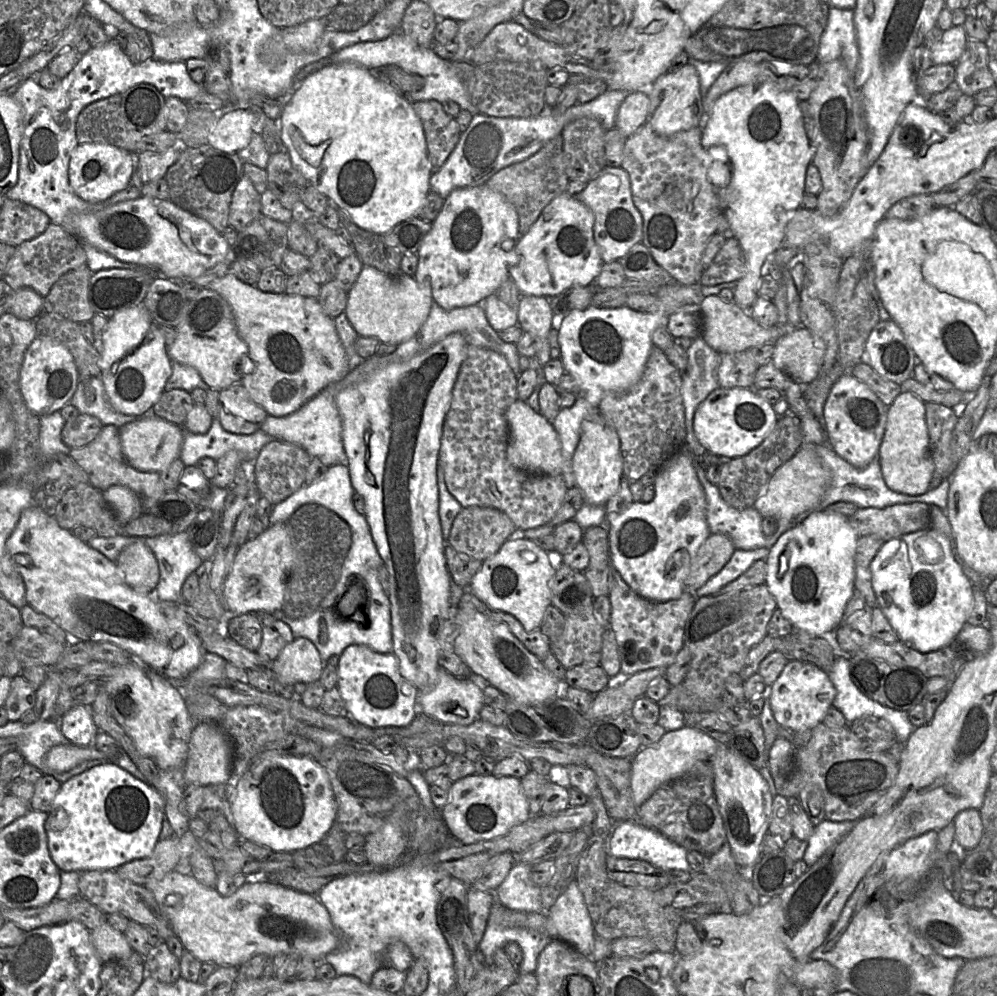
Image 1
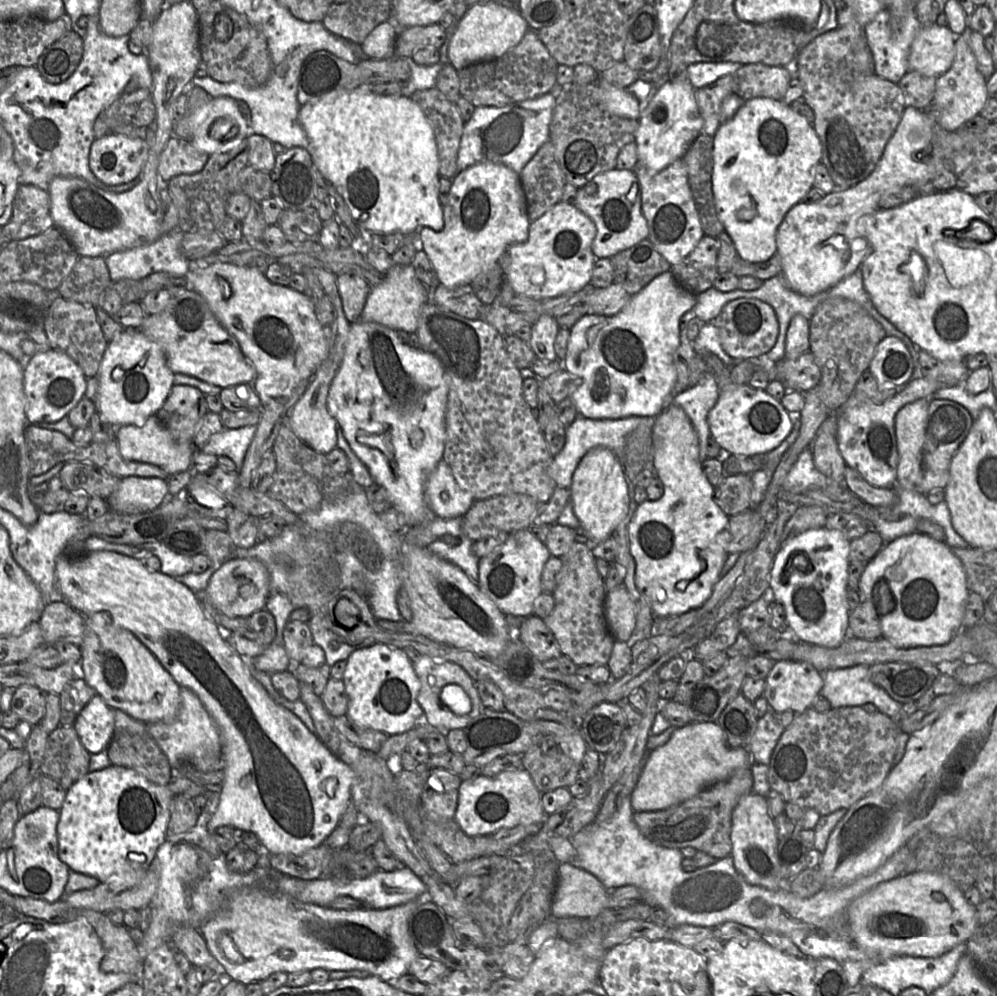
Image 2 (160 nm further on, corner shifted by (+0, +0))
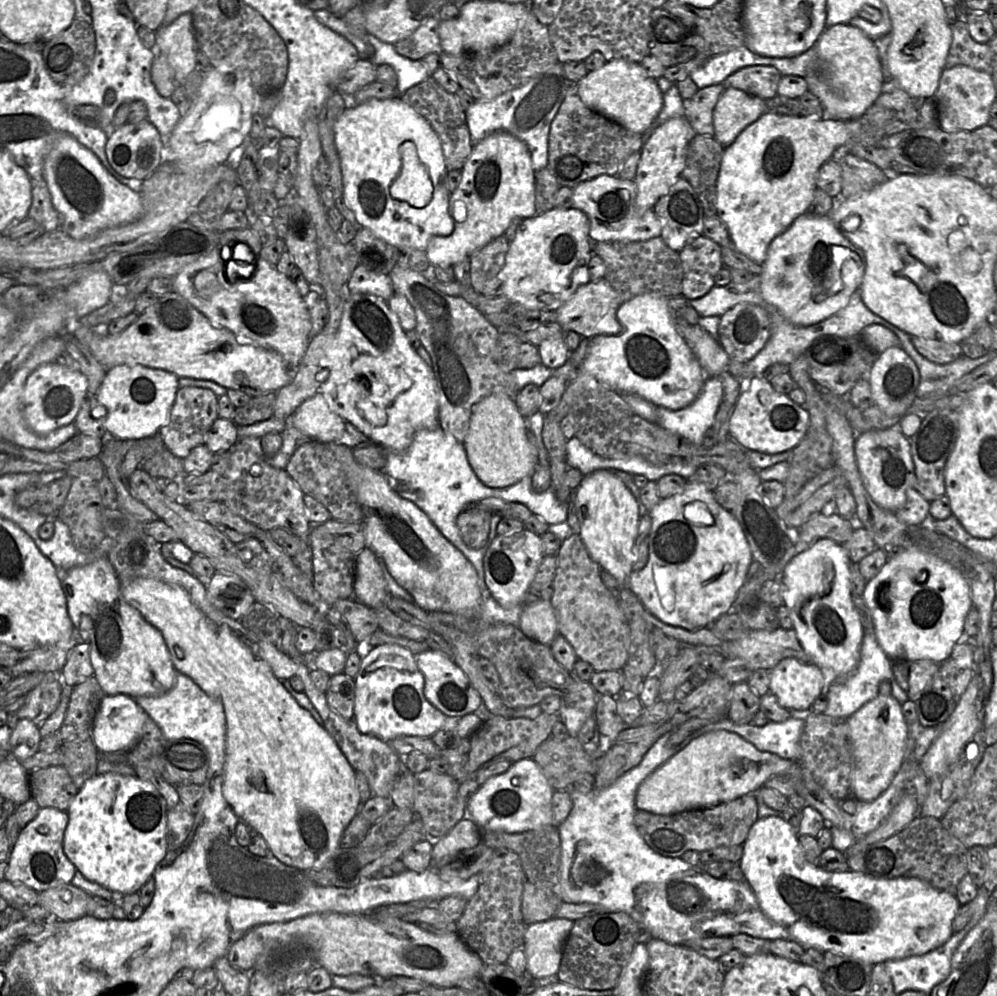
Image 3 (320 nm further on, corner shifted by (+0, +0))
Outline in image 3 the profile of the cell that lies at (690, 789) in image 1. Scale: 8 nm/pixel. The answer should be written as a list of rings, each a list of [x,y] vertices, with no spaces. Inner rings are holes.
[[[748,793],[711,808],[687,810],[676,814],[659,815],[636,808],[634,823],[648,846],[666,857],[681,857],[687,851],[713,849],[719,846],[742,845],[758,820],[755,793]]]

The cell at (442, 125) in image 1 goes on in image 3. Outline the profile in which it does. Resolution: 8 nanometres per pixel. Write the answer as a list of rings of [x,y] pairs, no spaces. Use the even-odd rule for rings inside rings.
[[[432,77],[409,88],[401,99],[416,110],[431,125],[441,141],[447,171],[461,170],[468,160],[472,150],[466,111],[461,107],[455,94],[447,92]]]

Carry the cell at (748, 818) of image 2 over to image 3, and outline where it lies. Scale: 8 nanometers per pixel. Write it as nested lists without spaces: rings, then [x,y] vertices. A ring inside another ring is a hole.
[[[781,815],[758,818],[752,825],[749,834],[743,843],[743,855],[739,861],[745,881],[757,898],[759,906],[764,914],[773,922],[787,929],[790,940],[799,943],[803,948],[816,948],[822,953],[831,951],[840,955],[859,959],[865,963],[875,965],[887,960],[904,959],[914,955],[925,954],[944,944],[953,934],[952,921],[956,916],[960,903],[956,895],[940,891],[929,883],[914,877],[896,877],[890,879],[874,878],[860,872],[828,872],[809,863],[798,841],[798,832]]]

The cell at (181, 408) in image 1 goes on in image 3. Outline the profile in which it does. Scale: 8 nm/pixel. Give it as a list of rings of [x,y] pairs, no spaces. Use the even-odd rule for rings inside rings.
[[[201,387],[179,388],[170,411],[168,422],[159,430],[162,441],[171,453],[184,459],[191,450],[205,443],[206,436],[218,416],[218,397],[209,389]]]

